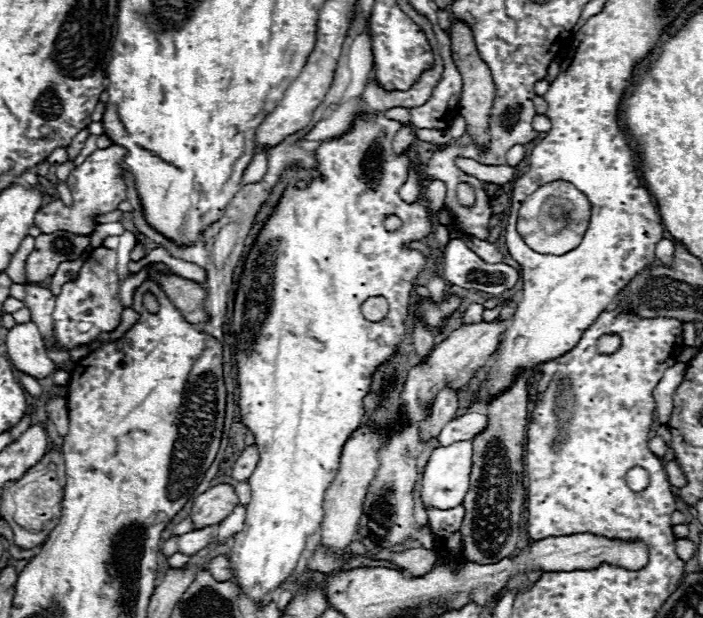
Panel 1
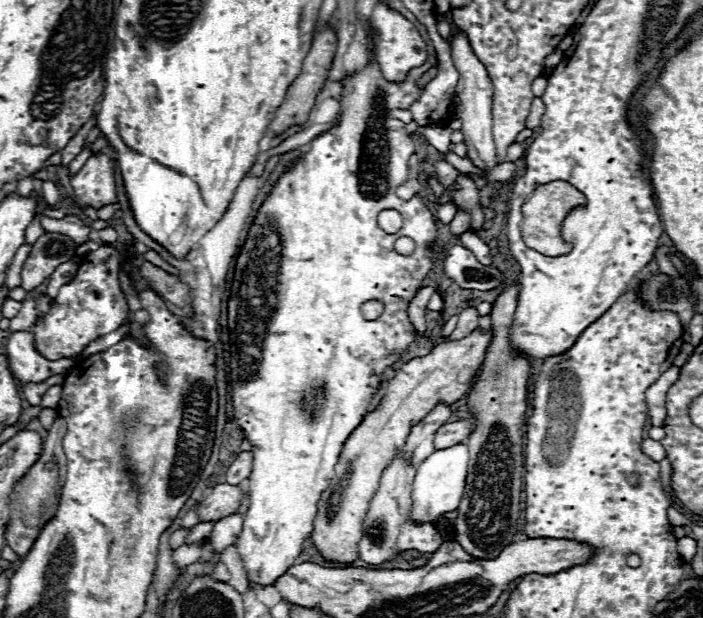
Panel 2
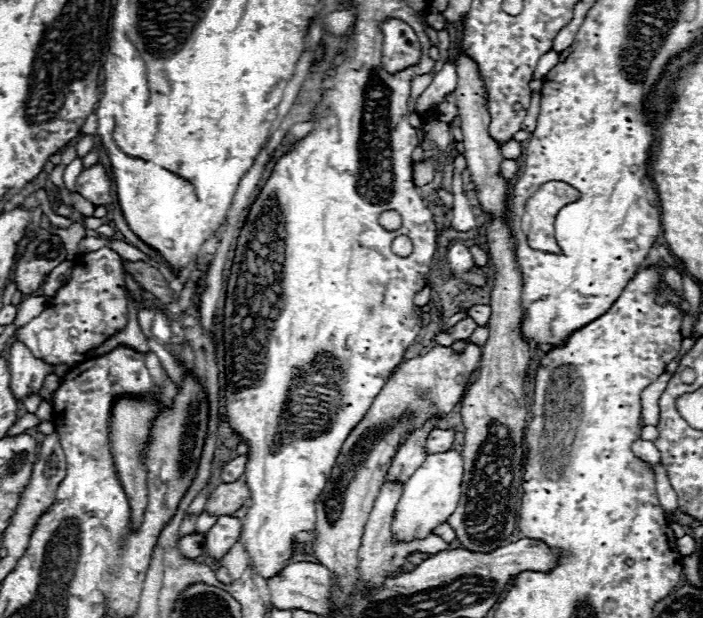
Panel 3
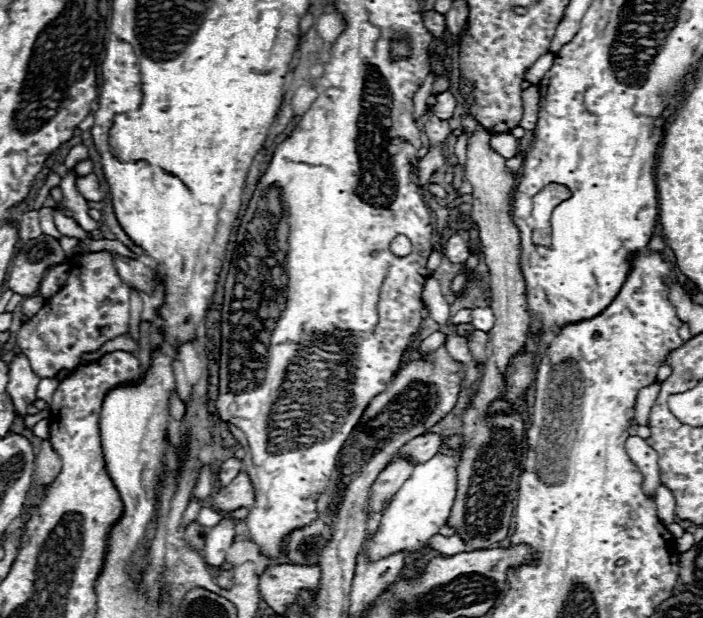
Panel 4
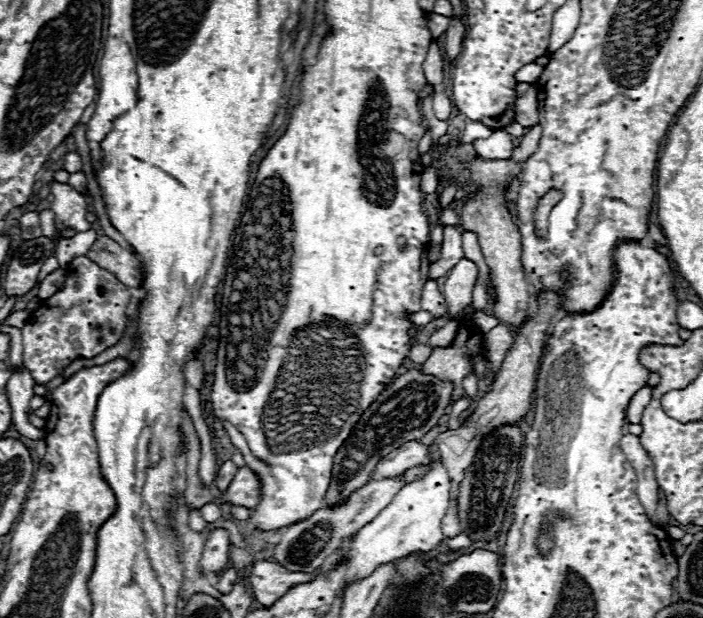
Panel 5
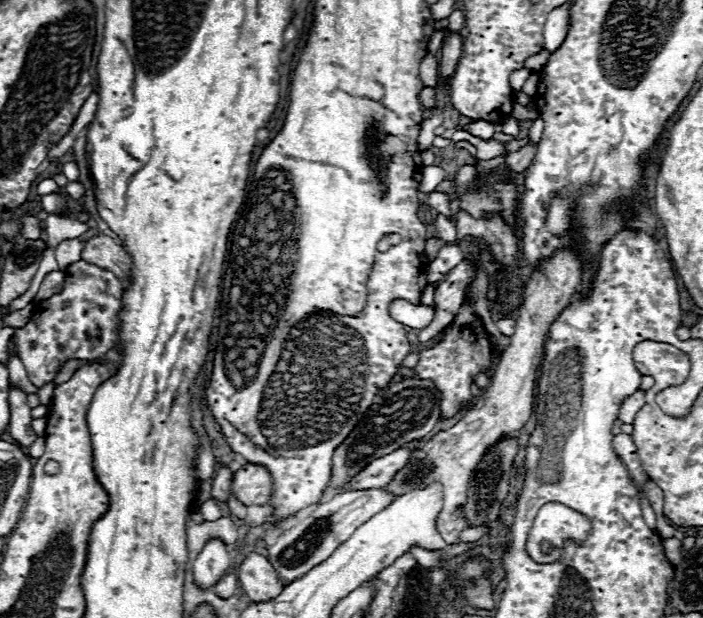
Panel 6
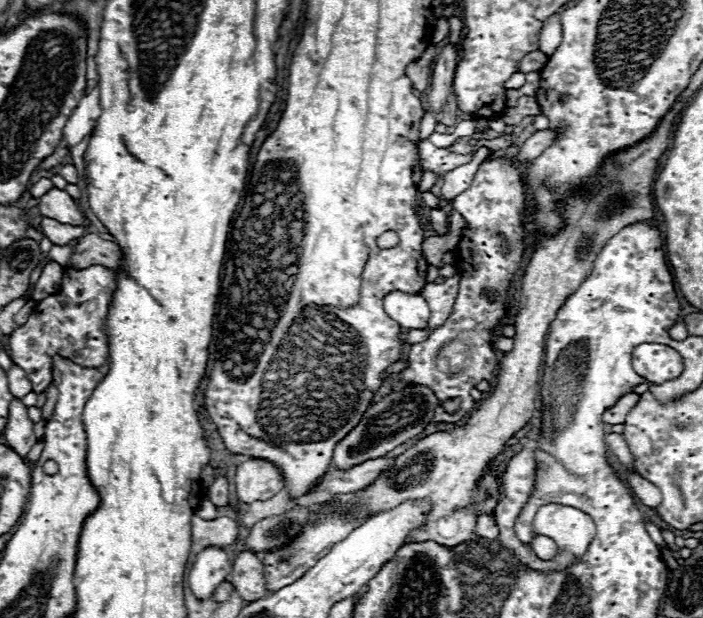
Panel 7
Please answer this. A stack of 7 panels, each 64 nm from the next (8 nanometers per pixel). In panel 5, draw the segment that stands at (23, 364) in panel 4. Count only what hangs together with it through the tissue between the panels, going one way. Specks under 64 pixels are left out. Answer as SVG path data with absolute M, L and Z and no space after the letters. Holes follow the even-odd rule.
M28 368L22 370L12 370L12 376L8 380L8 400L12 406L12 424L16 426L16 430L24 436L24 438L32 438L32 440L40 440L44 438L44 432L34 428L28 420L30 416L30 400L34 398L34 378L28 372Z

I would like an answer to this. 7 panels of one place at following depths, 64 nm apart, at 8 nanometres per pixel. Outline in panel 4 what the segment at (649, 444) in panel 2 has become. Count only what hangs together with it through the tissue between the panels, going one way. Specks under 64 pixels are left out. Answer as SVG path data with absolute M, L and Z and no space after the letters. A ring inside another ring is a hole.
M630 436L626 440L626 452L632 458L632 462L640 468L644 474L644 492L654 496L656 486L660 484L660 474L658 474L658 454L652 446L648 446L642 438Z

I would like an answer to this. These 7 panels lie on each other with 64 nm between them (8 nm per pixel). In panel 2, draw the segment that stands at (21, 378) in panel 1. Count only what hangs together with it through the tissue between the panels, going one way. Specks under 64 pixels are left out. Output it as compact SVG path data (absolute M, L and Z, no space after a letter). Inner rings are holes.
M54 375L42 383L28 382L22 386L22 394L30 402L30 406L40 406L44 392L53 385L62 385L64 379L65 375Z

